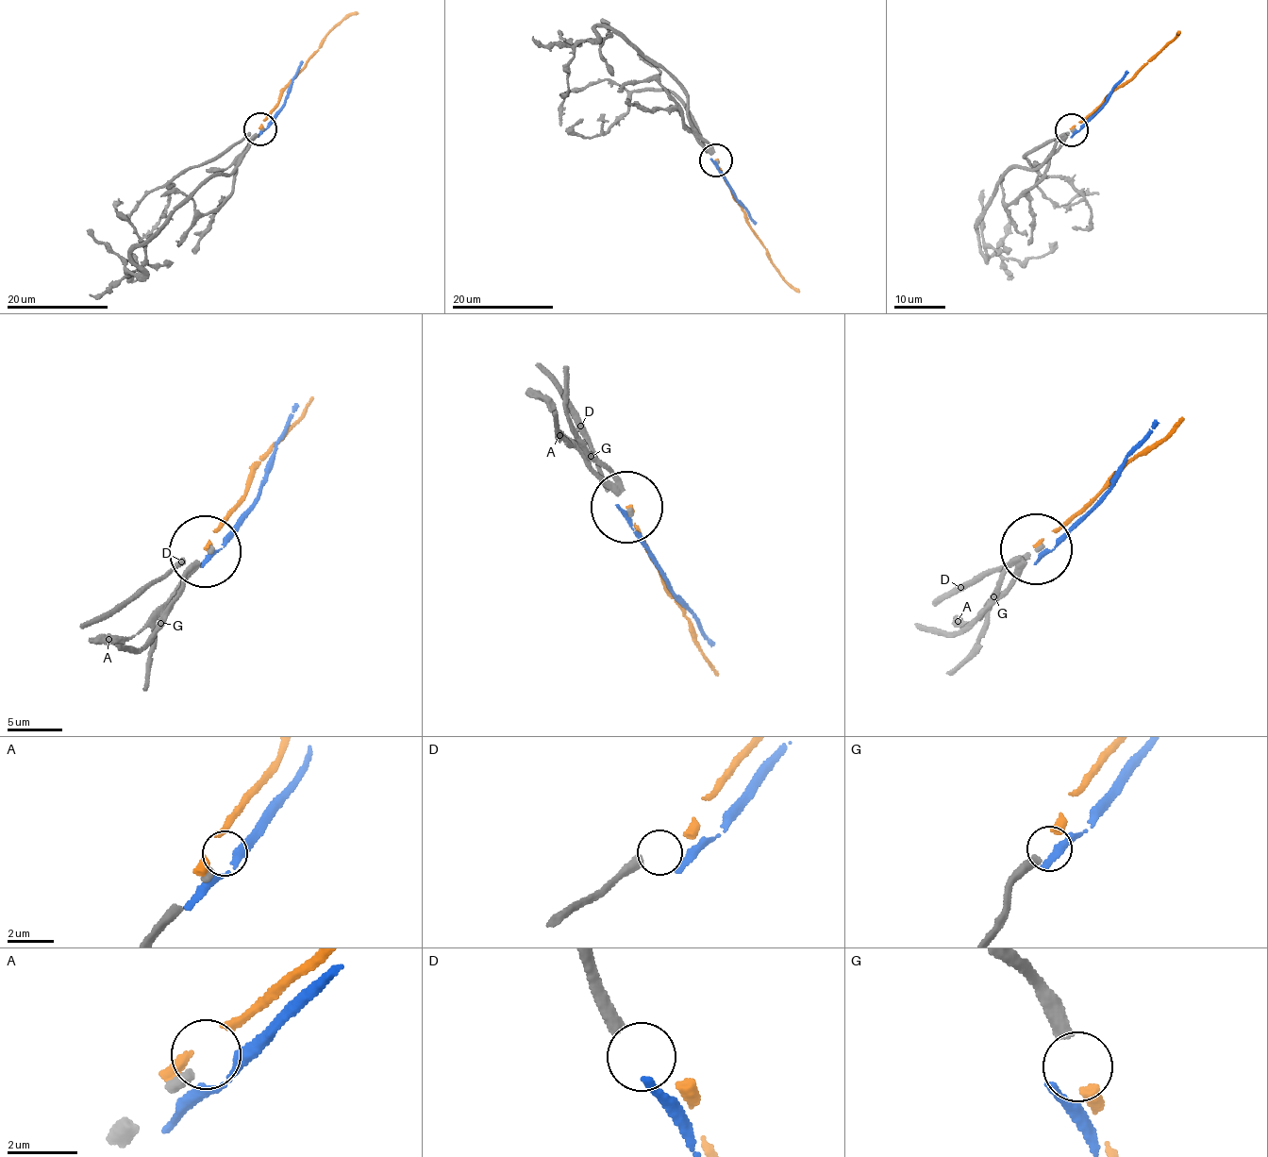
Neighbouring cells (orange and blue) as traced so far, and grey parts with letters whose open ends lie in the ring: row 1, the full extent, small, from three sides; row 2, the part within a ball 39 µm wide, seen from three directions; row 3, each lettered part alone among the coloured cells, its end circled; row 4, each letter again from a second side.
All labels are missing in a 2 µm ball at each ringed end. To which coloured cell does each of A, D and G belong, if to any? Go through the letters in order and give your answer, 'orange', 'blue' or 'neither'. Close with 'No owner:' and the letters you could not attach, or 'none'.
A: neither
D: neither
G: orange
No owner: A, D

